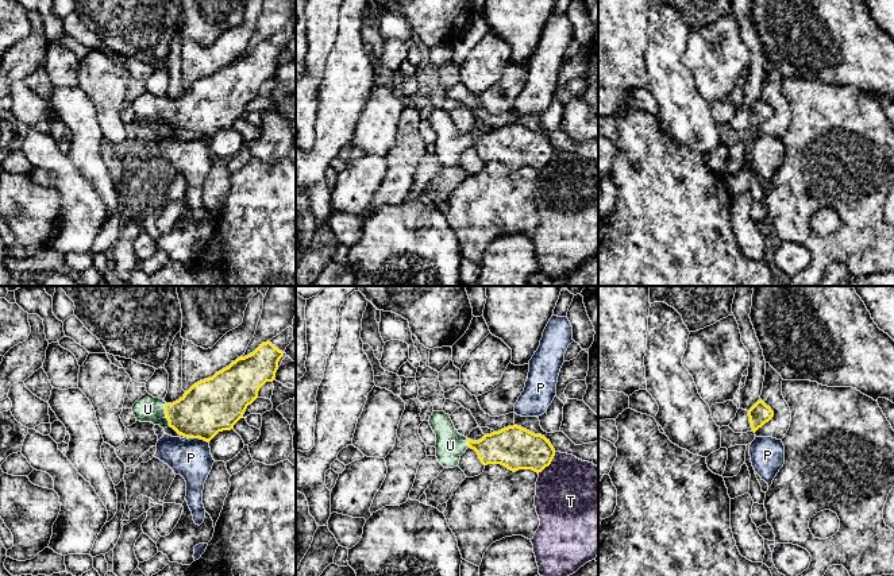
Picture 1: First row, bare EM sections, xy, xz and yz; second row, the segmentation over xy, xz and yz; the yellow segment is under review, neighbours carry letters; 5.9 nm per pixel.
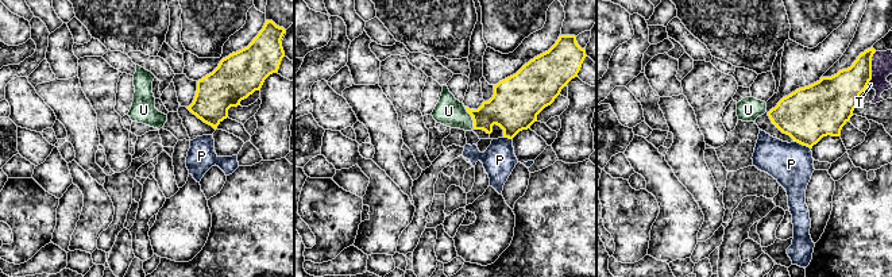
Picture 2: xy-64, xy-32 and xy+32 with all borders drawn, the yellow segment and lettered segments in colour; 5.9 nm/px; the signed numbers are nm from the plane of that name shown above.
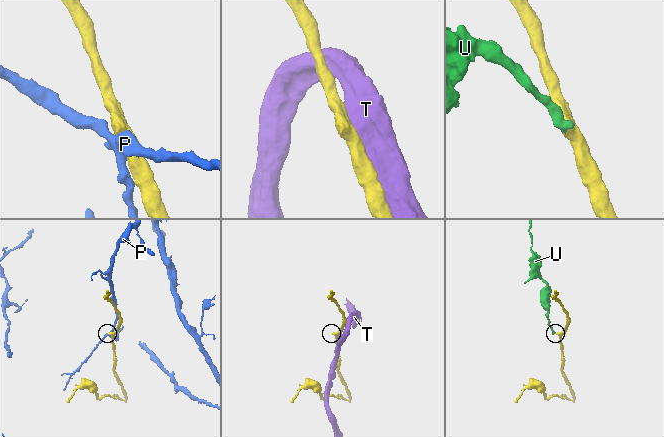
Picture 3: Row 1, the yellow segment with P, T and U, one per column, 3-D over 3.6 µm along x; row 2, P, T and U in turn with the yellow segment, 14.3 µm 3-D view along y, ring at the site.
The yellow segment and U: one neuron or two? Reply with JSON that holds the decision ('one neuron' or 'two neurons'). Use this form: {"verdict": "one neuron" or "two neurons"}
{"verdict": "one neuron"}

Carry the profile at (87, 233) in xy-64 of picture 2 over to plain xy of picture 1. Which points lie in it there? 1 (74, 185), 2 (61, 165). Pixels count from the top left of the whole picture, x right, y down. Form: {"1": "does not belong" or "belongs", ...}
{"1": "belongs", "2": "belongs"}

